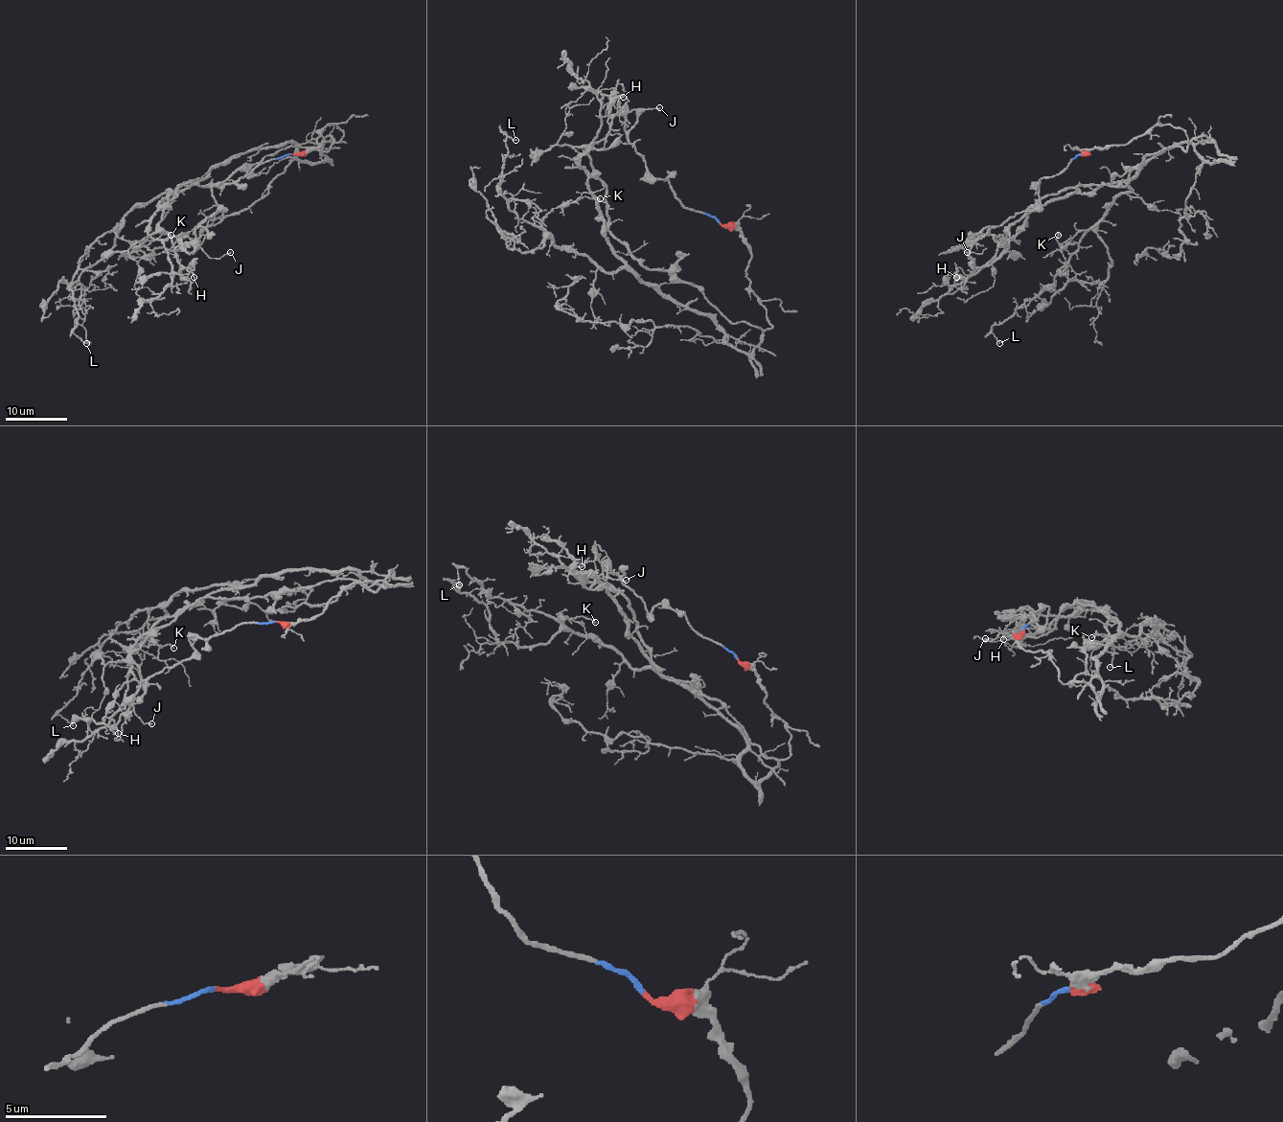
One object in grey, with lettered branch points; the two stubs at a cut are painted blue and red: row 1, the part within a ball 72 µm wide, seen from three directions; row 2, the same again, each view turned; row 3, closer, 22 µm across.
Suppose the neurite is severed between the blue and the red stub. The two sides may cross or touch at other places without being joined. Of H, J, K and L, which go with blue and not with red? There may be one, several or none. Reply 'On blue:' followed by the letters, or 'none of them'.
On blue: J

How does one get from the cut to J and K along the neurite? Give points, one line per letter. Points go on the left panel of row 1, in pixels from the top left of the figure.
J: (289, 154), (213, 187), (218, 207), (195, 230), (195, 242), (209, 258), (231, 251)
K: (289, 154), (321, 146), (328, 125), (343, 136), (232, 154), (137, 204), (112, 230), (131, 245), (171, 235)

